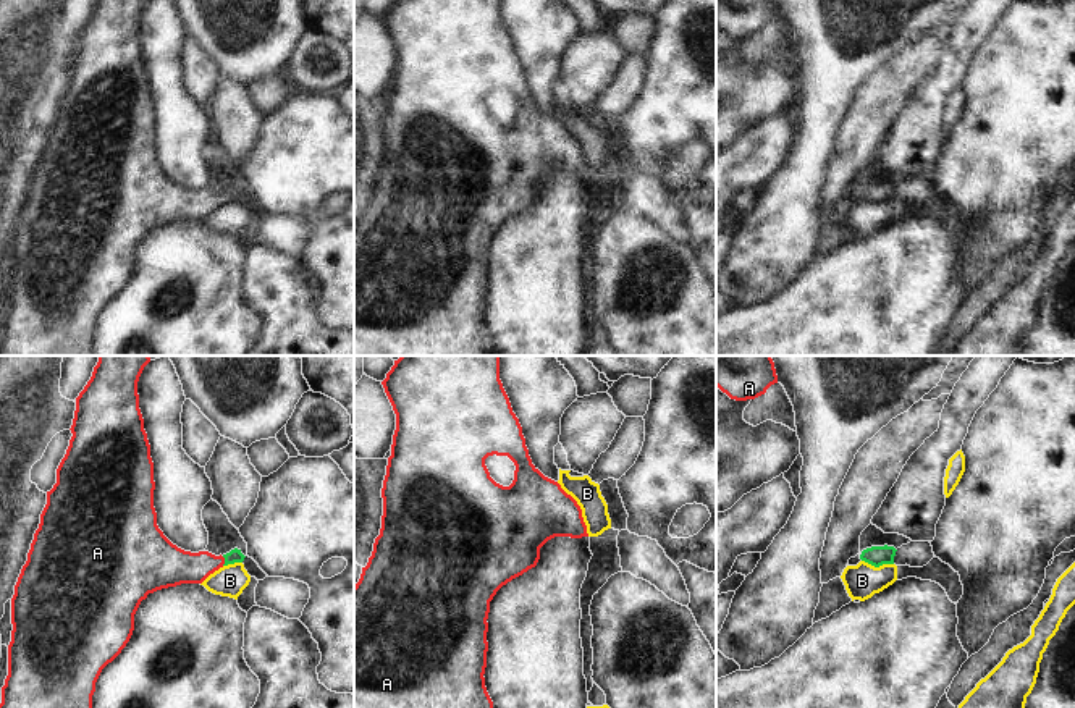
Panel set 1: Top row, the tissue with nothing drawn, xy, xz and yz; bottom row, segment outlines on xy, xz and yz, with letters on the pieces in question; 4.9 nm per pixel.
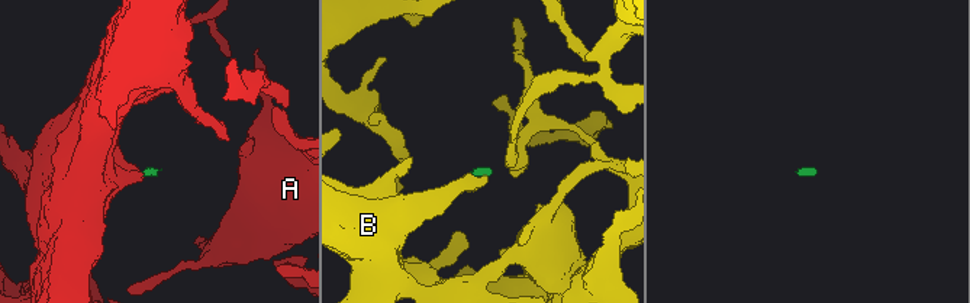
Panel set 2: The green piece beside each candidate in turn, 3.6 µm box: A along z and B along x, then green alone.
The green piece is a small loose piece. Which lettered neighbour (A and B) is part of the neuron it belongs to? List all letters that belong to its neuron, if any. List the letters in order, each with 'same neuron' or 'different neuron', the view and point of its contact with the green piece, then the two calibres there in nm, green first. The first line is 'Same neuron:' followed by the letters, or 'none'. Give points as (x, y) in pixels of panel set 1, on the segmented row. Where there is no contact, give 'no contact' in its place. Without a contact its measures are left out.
Same neuron: A
A: same neuron; meets green in xy at (225, 561); 70 nm thick on the green side, 190 nm on the other
B: different neuron; meets green in yz at (878, 566); 100 nm thick on the green side, 170 nm on the other

